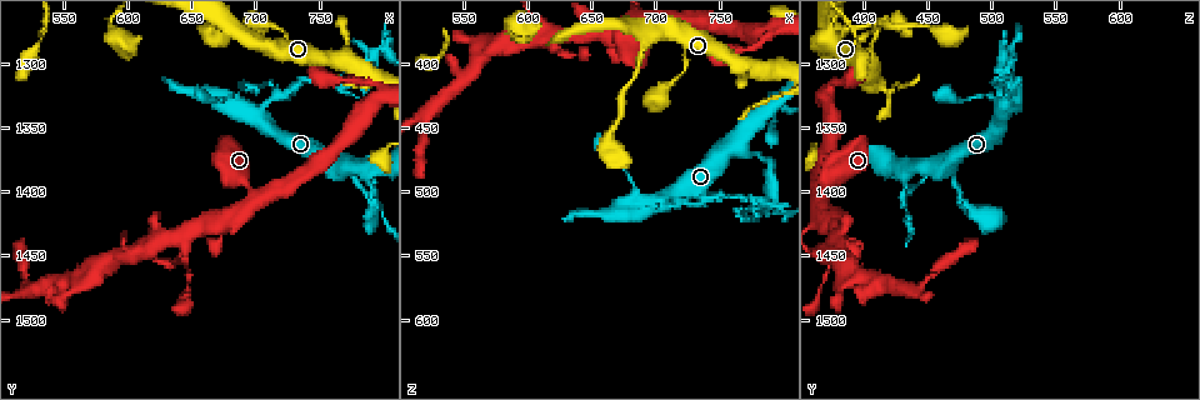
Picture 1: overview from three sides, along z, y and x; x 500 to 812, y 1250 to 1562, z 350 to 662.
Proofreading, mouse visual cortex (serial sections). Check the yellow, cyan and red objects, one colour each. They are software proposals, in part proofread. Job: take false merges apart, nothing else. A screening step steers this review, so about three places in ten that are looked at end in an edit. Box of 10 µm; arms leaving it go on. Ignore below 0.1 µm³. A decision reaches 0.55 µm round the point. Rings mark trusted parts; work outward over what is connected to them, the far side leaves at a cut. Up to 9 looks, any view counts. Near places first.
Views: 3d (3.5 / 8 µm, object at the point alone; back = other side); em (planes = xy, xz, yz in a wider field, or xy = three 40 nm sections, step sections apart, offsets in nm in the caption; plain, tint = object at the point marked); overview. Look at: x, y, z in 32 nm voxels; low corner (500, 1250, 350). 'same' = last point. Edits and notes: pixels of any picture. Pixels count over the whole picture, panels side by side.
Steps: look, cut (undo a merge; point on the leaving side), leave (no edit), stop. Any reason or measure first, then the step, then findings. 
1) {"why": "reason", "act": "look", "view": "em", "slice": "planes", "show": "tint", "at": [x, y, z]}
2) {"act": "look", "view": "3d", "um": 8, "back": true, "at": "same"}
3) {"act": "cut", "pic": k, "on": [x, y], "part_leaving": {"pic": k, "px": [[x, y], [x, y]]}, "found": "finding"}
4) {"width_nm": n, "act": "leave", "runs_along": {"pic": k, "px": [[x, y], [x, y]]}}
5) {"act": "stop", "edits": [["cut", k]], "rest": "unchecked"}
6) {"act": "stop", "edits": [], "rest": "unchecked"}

{"why": "three-way junction", "act": "look", "view": "3d", "um": 3.5, "at": [696, 1280, 382]}

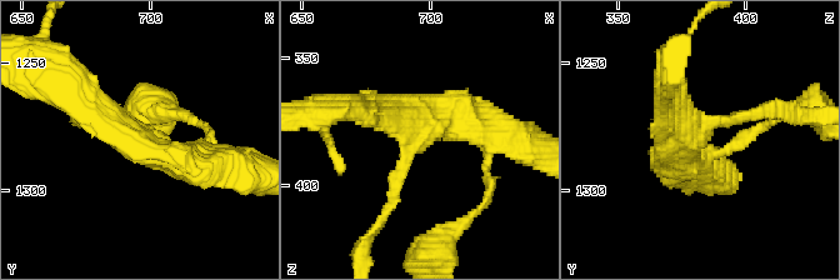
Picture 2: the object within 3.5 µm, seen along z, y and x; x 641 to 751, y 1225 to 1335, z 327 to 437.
{"arms": 3, "arm_widths_nm": [150, 300, 400], "why": "need the tissue", "act": "look", "view": "em", "slice": "xy", "step": 5, "show": "tint", "at": [697, 1280, 380]}

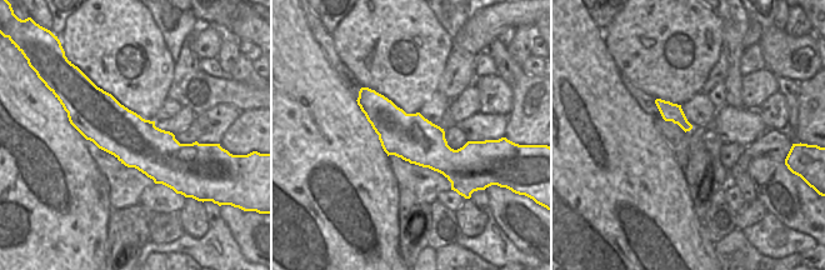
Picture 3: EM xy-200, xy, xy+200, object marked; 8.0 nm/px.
{"act": "leave", "runs_along": {"pic": 2, "px": [[215, 160], [165, 156], [81, 88]]}, "found": "one cell here"}

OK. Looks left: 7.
{"why": "four-way junction", "act": "look", "view": "3d", "um": 3.5, "at": [792, 1314, 376]}

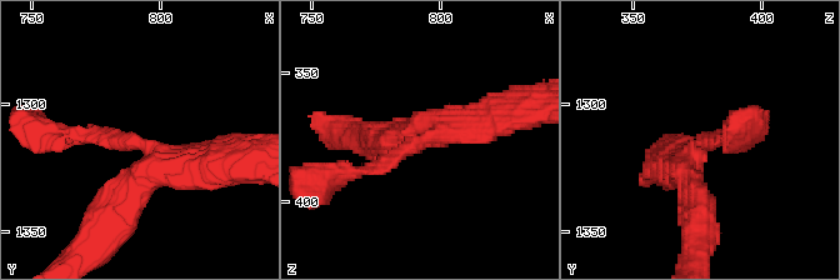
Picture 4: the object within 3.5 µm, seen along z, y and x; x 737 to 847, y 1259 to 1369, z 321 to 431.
{"arms": 4, "arm_widths_nm": [150, 300, 400, 400], "act": "look", "view": "em", "slice": "xy", "step": 5, "show": "tint", "at": [792, 1315, 378]}

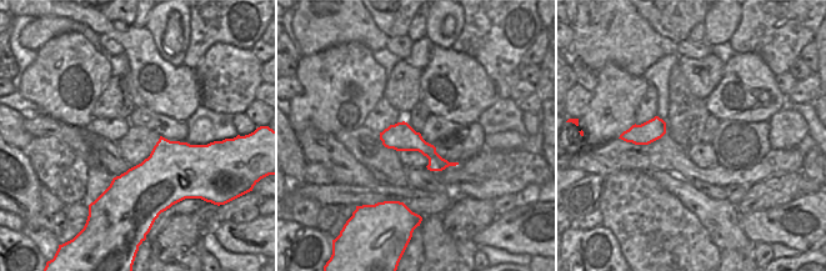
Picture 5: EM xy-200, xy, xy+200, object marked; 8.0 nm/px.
{"act": "leave", "runs_along": {"pic": 4, "px": [[120, 204], [154, 154], [66, 131]]}, "found": "all the same cell"}

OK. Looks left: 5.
{"why": "small branch off a trunk", "act": "look", "view": "3d", "um": 8, "at": [602, 1448, 372]}

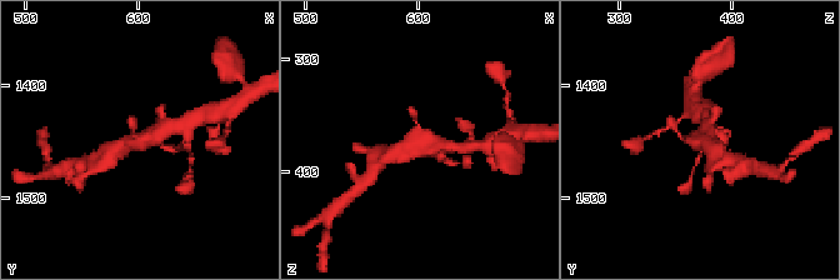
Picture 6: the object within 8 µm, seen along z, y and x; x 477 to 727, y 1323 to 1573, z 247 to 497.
{"act": "look", "view": "em", "slice": "xy", "step": 1, "show": "tint", "at": "same"}

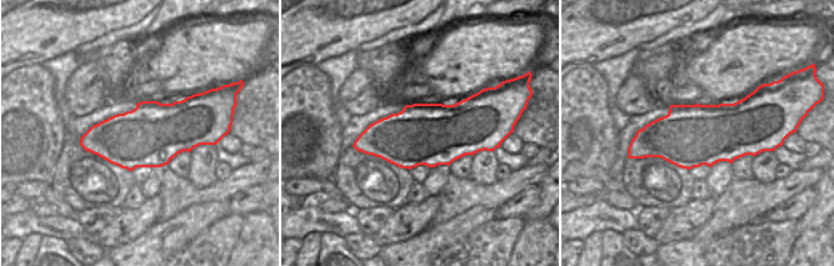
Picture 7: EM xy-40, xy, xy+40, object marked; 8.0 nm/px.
{"act": "leave", "runs_along": {"pic": 6, "px": [[173, 129], [110, 153]]}, "found": "all the same cell"}

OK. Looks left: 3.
{"why": "looks like a crossing", "act": "look", "view": "3d", "um": 3.5, "at": [702, 1340, 508]}

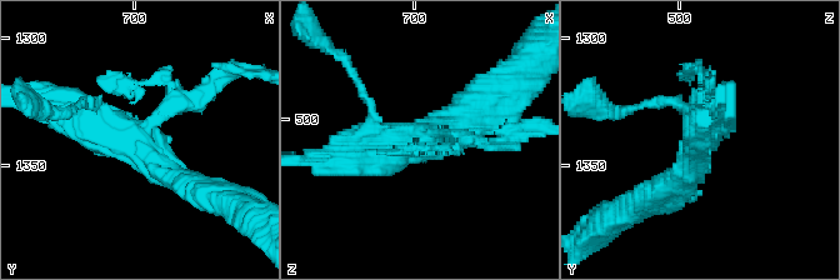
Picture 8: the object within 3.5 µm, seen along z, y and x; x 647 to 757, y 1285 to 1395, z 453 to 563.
{"act": "cut", "pic": 8, "on": [116, 90], "part_leaving": {"pic": 8, "px": [[158, 115], [235, 69], [258, 73]]}, "found": "two cells meet here"}

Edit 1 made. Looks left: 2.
{"act": "stop", "edits": [["cut", 8]], "rest": "unchecked"}

